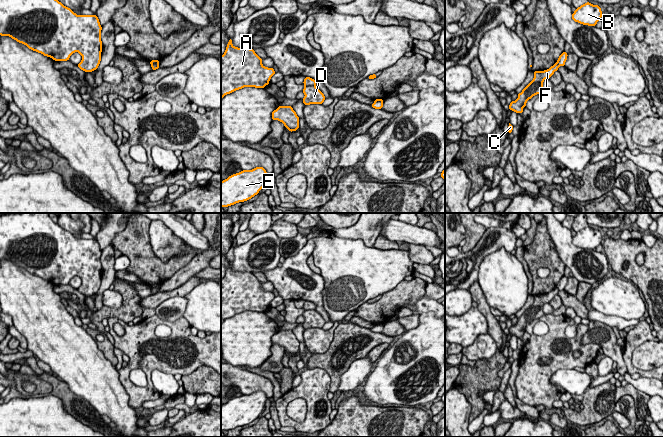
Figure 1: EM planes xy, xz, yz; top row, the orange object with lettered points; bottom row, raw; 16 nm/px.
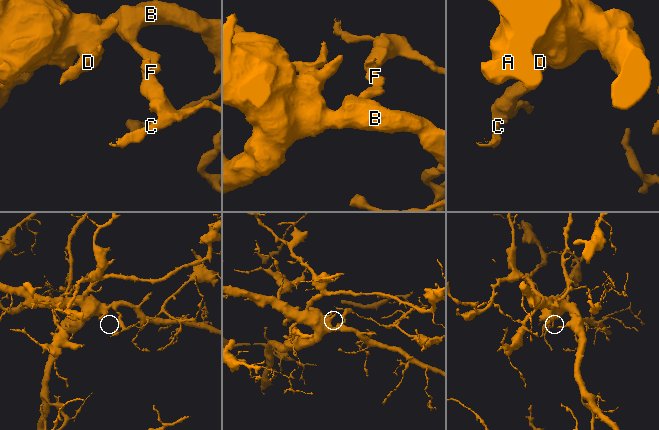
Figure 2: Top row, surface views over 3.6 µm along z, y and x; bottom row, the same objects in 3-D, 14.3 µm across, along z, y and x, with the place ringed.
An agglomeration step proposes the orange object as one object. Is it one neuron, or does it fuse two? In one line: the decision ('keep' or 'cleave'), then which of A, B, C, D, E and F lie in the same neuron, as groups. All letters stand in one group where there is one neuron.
cleave | A B D E / C F

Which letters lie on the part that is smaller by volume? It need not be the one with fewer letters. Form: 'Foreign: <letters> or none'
Foreign: C, F

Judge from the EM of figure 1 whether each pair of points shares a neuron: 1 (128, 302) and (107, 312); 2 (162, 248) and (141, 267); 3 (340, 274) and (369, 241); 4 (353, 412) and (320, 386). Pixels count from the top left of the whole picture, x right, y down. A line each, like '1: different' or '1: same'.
1: same
2: different
3: different
4: different

